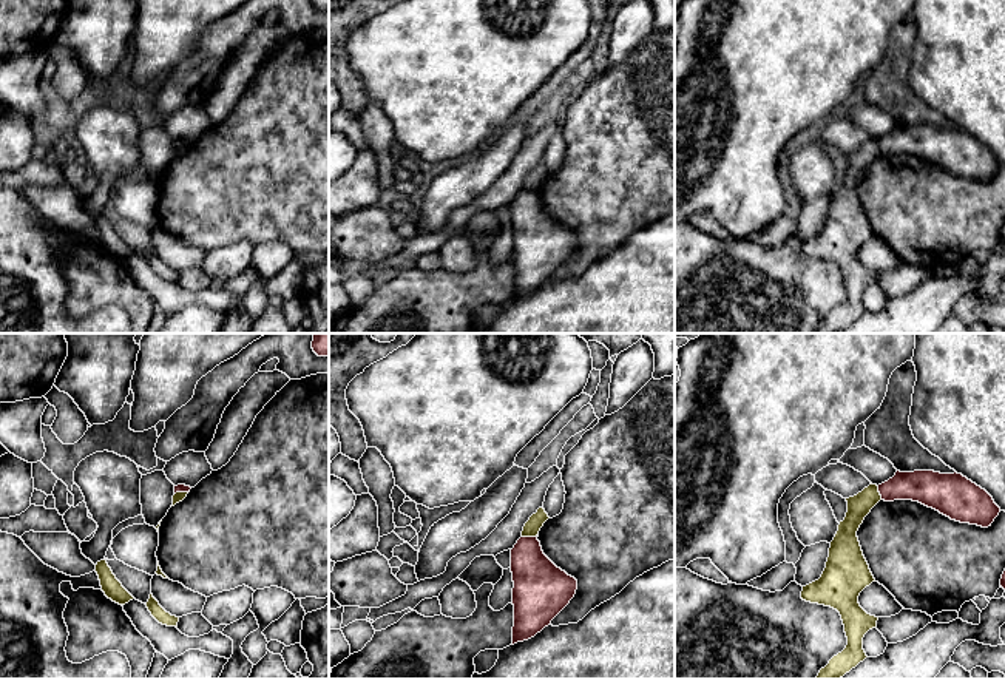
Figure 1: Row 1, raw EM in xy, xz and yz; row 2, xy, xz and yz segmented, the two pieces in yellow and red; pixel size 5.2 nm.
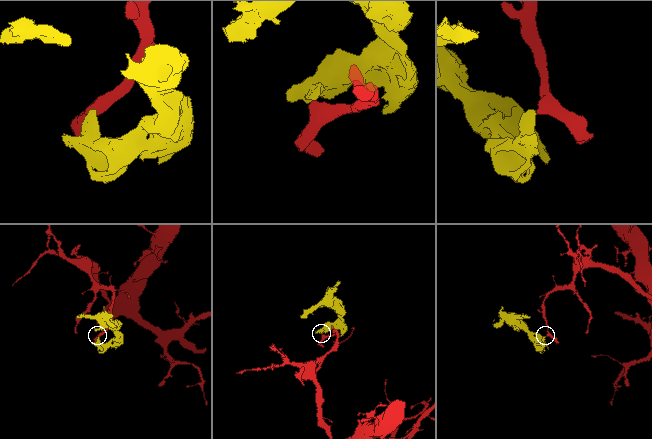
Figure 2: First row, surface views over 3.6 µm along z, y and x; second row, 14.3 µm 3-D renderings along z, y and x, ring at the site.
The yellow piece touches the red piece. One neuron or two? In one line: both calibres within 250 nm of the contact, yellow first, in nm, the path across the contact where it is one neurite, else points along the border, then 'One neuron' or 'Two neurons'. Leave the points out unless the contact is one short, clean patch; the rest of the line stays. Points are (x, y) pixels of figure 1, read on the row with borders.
Thickness 90 nm (yellow) against 260 nm. Boundary: xz (522, 536), (534, 537). Two neurons

